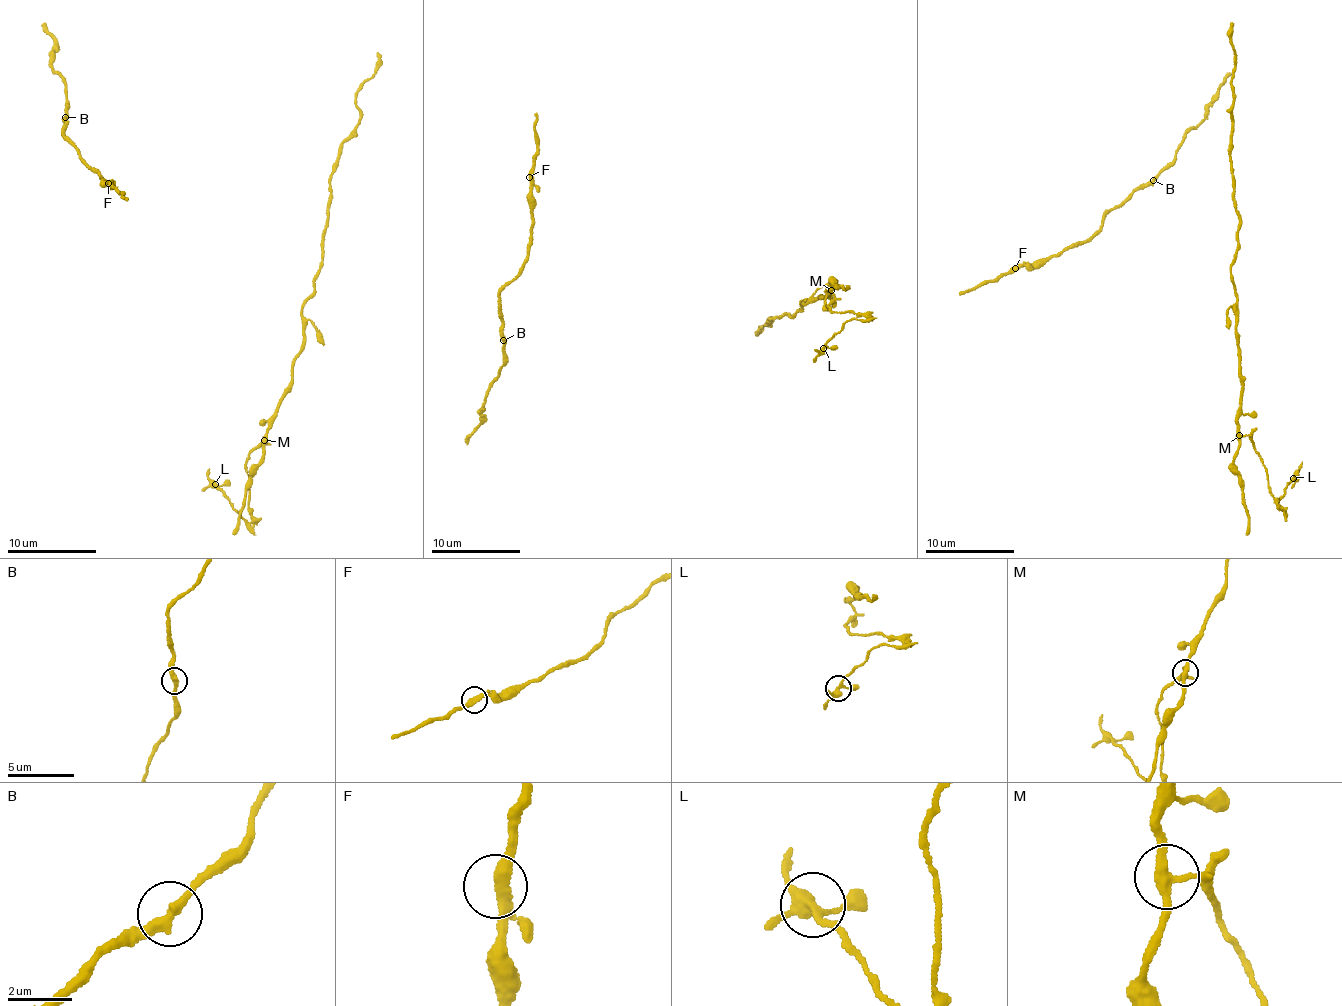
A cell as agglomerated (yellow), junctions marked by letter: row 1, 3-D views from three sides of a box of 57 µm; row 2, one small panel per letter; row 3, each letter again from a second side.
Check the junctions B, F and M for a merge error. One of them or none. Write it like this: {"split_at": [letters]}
{"split_at": ["M"]}

